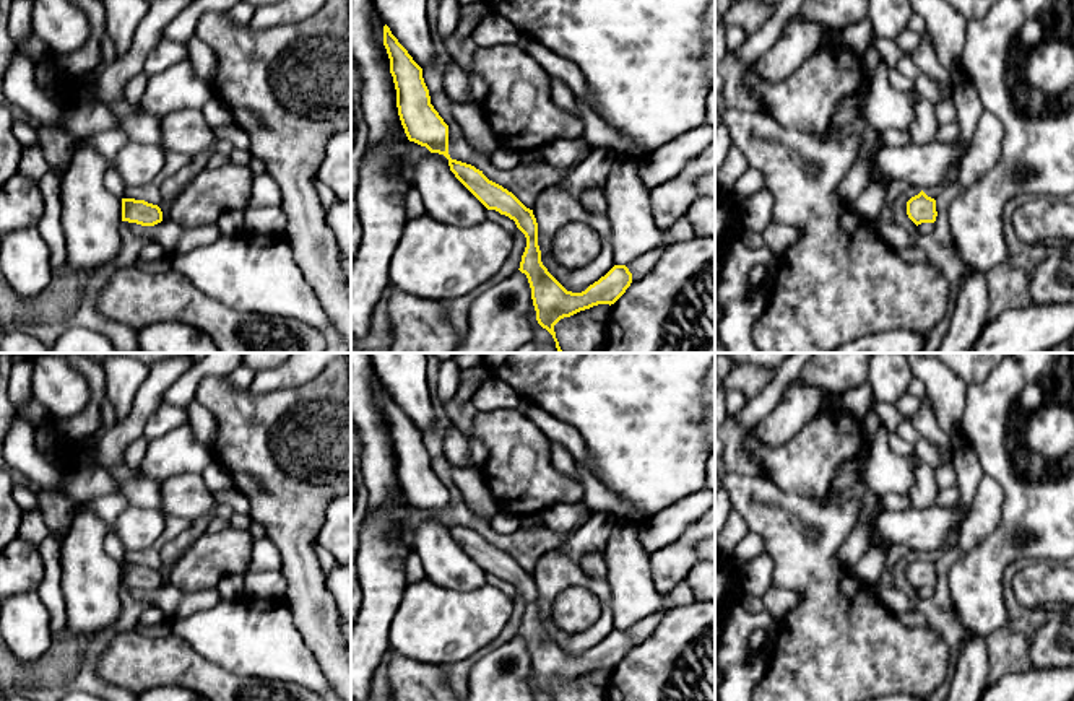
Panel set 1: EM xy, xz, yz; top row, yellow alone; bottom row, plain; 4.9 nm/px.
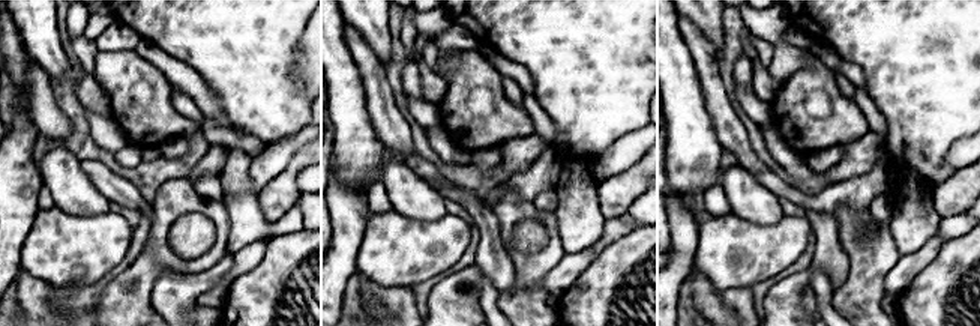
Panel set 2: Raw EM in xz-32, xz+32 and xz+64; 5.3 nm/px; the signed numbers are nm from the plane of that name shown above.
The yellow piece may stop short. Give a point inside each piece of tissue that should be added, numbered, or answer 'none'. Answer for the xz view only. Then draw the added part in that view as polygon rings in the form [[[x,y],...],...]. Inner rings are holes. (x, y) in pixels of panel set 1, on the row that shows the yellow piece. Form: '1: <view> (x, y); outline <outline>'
none

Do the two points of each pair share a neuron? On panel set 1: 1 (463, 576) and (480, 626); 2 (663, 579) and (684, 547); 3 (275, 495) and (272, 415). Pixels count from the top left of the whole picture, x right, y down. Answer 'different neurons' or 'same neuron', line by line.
1: different neurons
2: same neuron
3: same neuron

